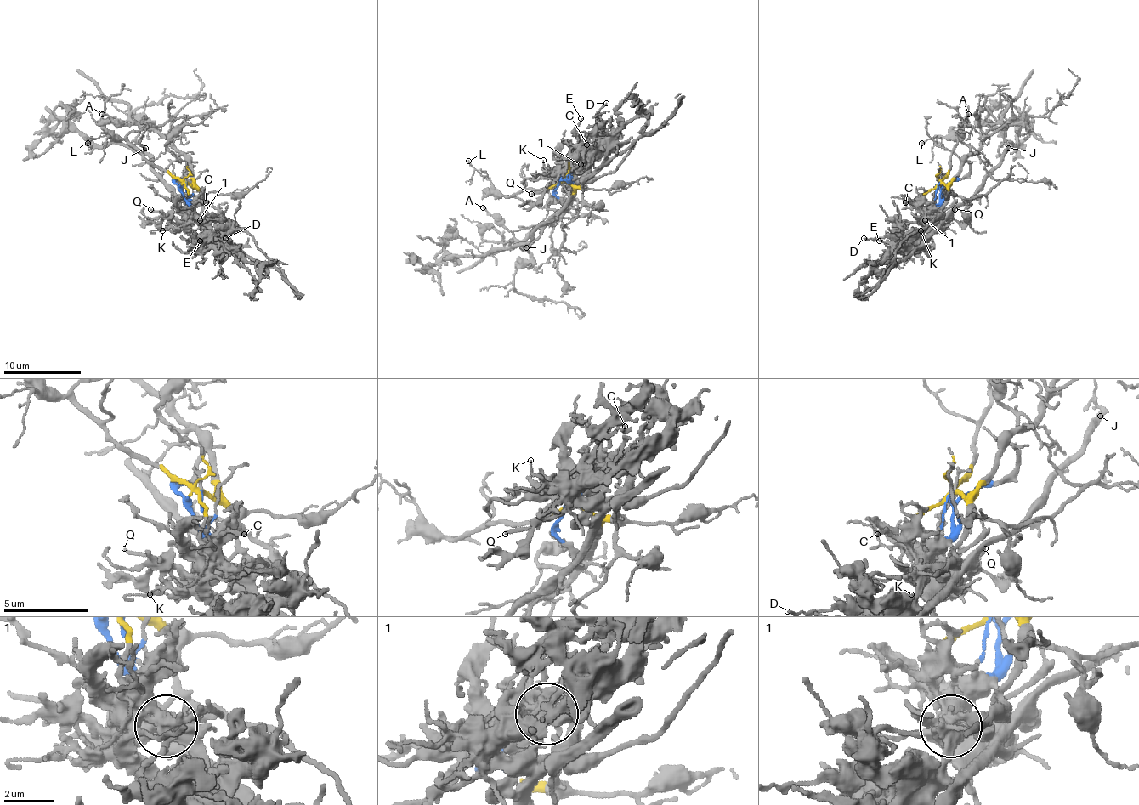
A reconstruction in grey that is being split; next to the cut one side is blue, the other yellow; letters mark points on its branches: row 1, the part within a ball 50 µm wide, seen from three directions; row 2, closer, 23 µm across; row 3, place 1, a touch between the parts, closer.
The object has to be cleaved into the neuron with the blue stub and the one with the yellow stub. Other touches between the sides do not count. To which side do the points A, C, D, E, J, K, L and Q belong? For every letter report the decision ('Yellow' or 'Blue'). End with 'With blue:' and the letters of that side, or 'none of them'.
A: Yellow
C: Blue
D: Blue
E: Blue
J: Yellow
K: Blue
L: Yellow
Q: Blue
With blue: C, D, E, K, Q

